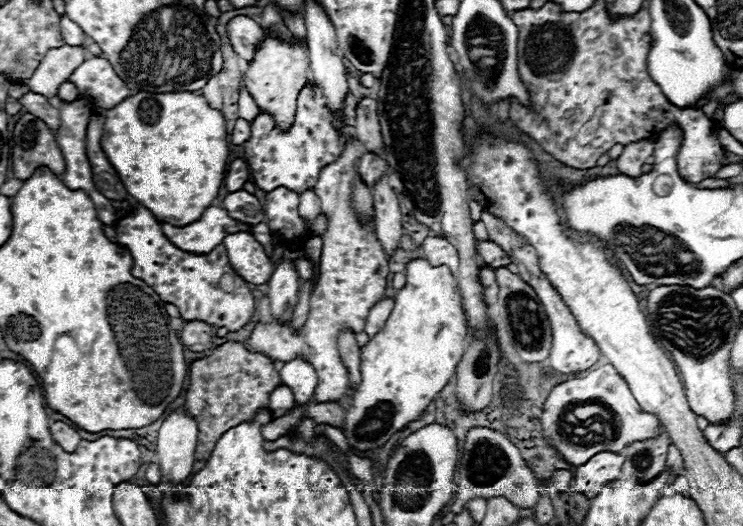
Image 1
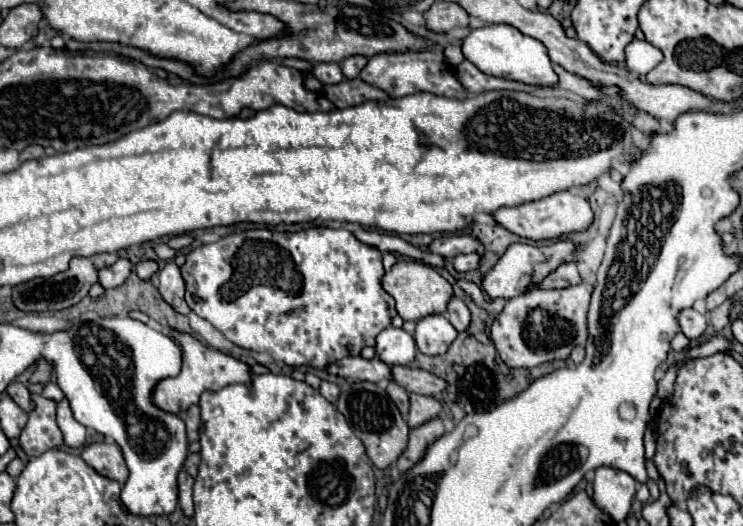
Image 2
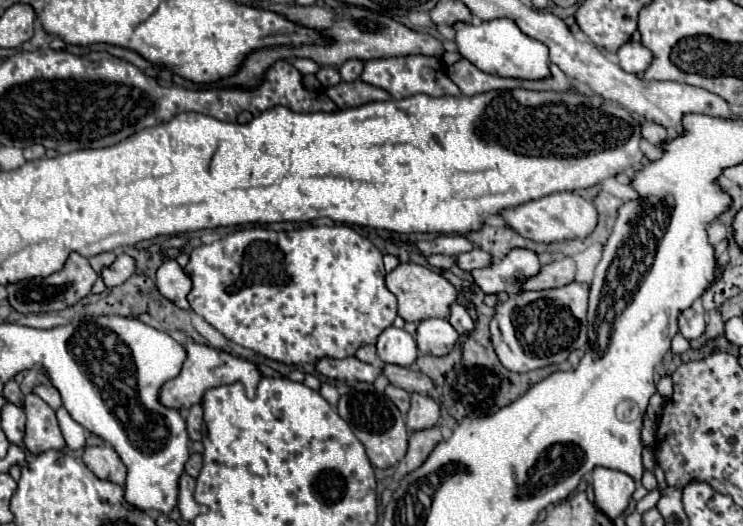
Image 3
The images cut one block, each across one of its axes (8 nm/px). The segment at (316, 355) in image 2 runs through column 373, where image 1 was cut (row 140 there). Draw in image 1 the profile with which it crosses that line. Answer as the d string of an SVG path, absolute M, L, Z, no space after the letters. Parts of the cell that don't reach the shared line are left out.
M306 84L300 90L294 122L286 132L276 126L272 114L258 112L258 116L250 124L250 138L242 144L244 160L248 162L252 182L264 192L272 192L280 186L296 194L312 190L318 182L320 170L336 162L346 144L346 134L338 132L332 120L332 110L326 106L322 88L318 84Z

